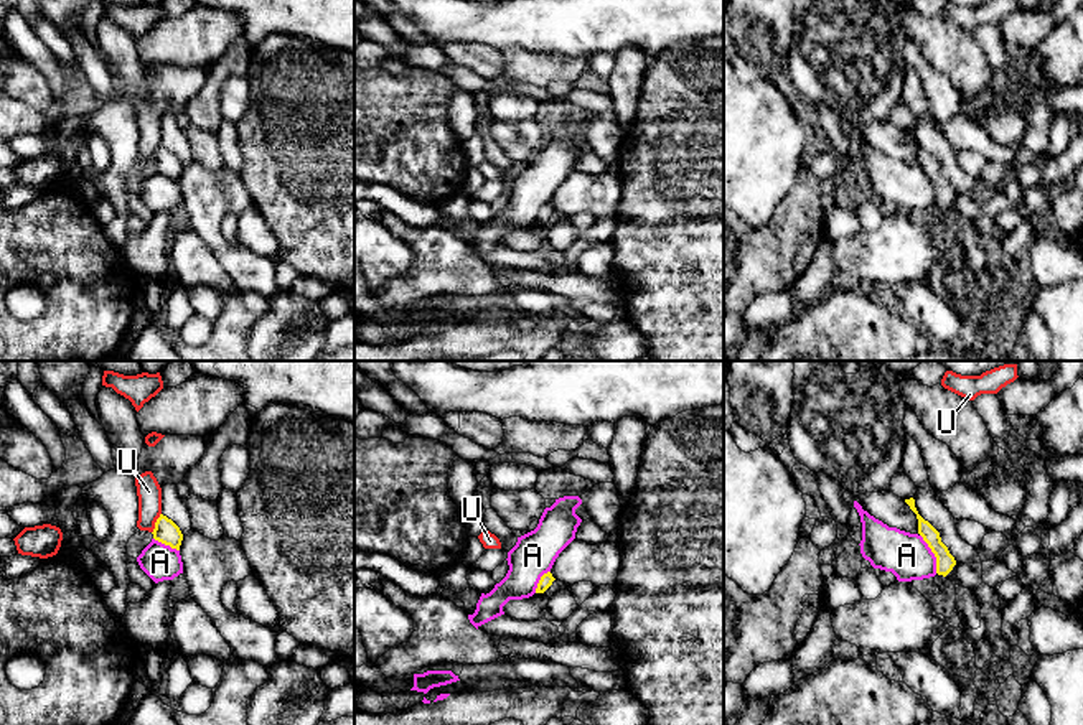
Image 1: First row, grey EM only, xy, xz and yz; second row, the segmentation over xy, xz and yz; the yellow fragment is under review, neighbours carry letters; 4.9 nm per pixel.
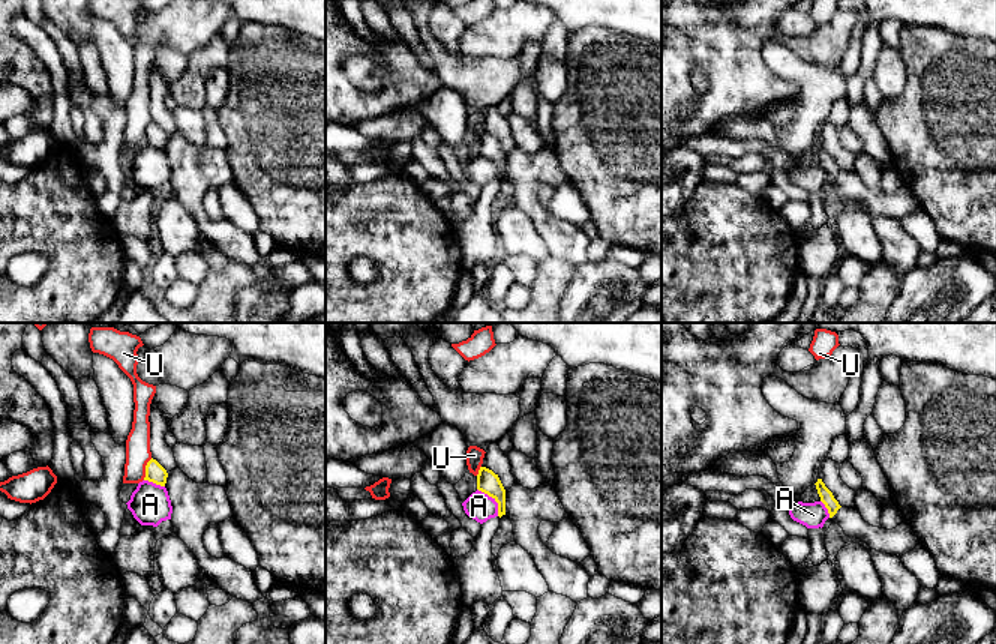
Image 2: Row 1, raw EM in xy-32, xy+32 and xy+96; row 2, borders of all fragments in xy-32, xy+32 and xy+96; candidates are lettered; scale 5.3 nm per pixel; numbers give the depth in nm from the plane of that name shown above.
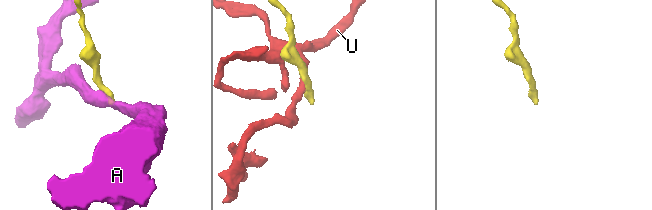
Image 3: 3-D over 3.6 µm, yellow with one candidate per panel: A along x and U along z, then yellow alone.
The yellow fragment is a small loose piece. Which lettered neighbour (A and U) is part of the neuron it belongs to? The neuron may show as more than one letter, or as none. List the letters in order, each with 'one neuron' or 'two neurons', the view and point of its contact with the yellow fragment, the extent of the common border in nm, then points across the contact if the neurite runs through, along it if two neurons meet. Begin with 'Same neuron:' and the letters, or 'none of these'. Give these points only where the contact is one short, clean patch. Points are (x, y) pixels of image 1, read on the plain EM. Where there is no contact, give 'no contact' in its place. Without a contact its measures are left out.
Same neuron: none of these
A: two neurons | yz (933, 183) | 200 nm | along yz (920, 165), (935, 188), (937, 203)
U: two neurons | xy (155, 154) | 110 nm

